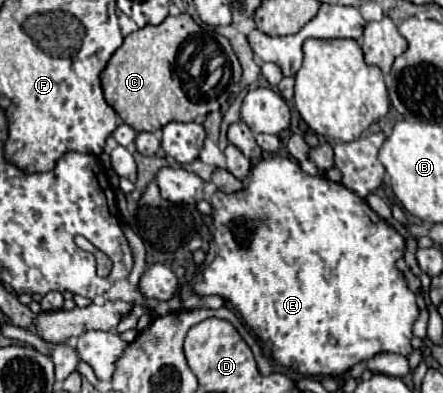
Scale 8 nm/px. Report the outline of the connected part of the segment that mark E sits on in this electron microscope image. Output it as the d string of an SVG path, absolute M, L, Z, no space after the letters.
M269 157L261 159L253 165L245 189L237 193L223 193L215 191L211 195L211 207L213 207L213 243L215 243L215 259L209 265L203 265L199 273L193 277L193 291L199 295L219 295L225 301L229 301L243 317L247 327L267 345L271 357L287 369L299 371L307 377L337 377L349 371L359 361L367 361L375 357L377 353L401 353L409 357L413 353L411 339L413 339L413 321L419 315L419 307L415 303L413 291L407 287L407 279L403 271L399 271L397 261L403 259L405 253L405 239L387 225L385 219L381 219L365 199L361 199L357 193L349 191L345 185L329 181L321 175L307 175L301 171L299 163L287 159L287 157Z

